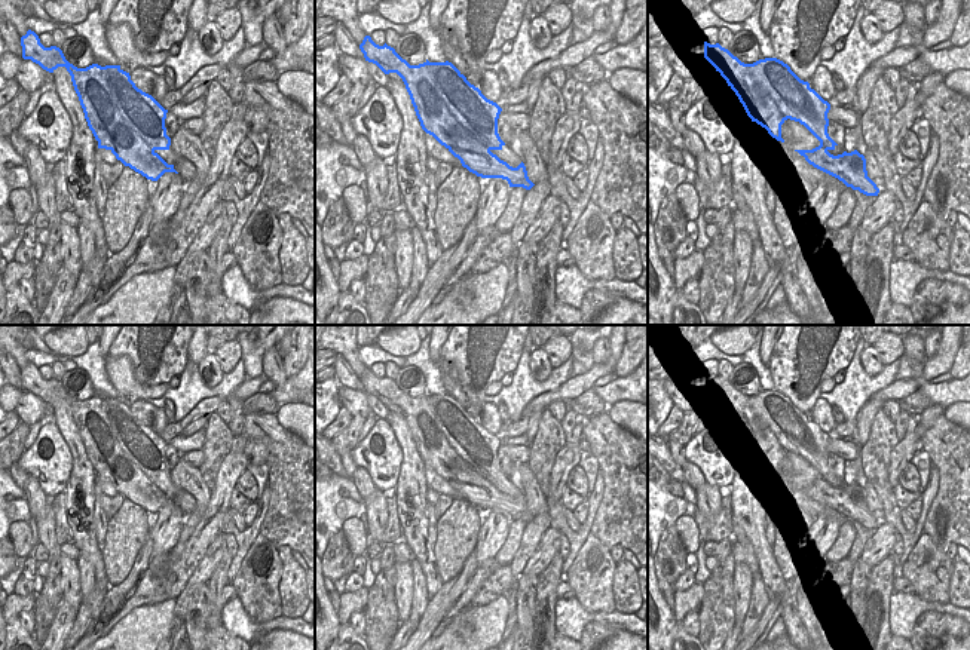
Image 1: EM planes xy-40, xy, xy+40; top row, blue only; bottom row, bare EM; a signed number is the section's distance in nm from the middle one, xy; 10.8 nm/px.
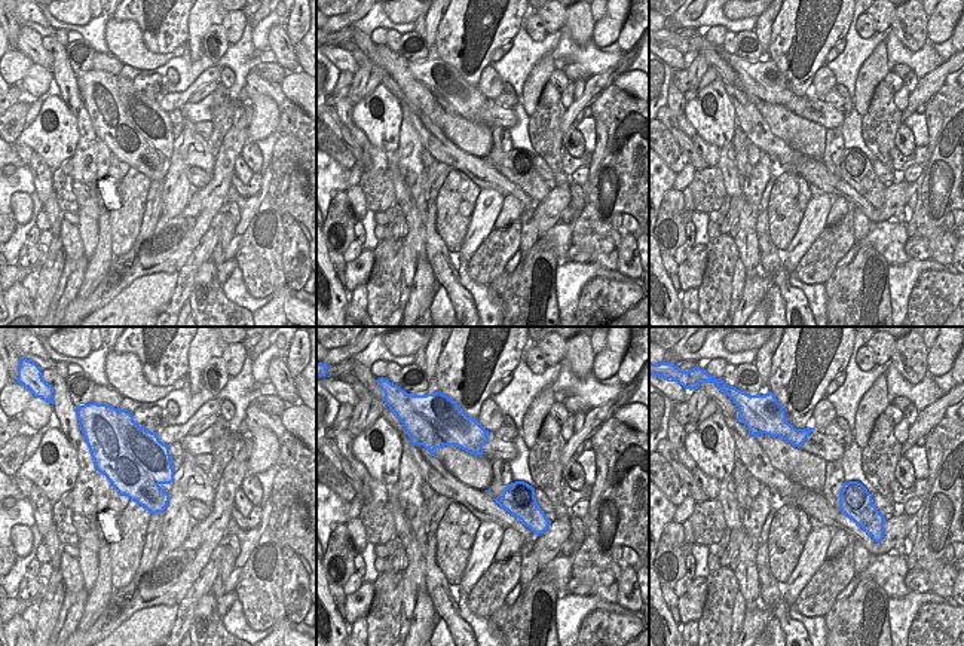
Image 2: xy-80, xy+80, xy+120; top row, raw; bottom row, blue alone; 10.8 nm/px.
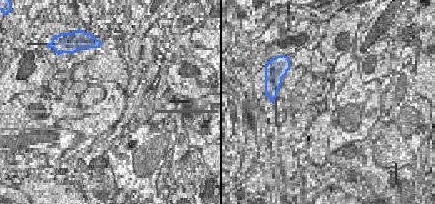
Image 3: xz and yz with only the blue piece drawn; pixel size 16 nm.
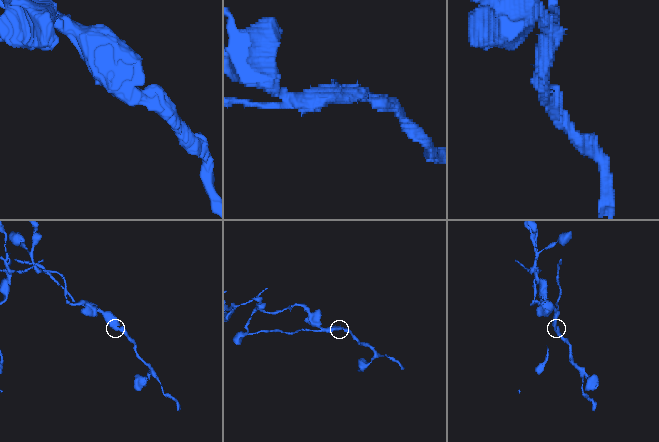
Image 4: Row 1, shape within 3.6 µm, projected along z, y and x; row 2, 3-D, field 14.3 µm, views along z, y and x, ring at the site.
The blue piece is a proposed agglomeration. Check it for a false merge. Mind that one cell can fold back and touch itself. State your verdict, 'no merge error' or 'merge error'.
merge error

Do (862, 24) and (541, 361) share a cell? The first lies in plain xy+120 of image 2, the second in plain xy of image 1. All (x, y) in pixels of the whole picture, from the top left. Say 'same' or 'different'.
same

